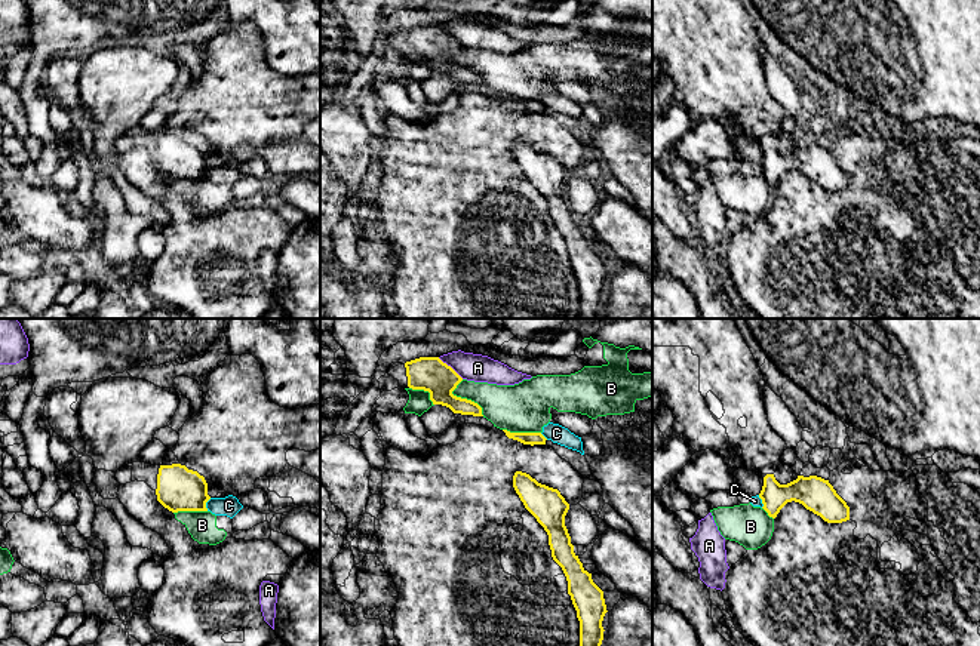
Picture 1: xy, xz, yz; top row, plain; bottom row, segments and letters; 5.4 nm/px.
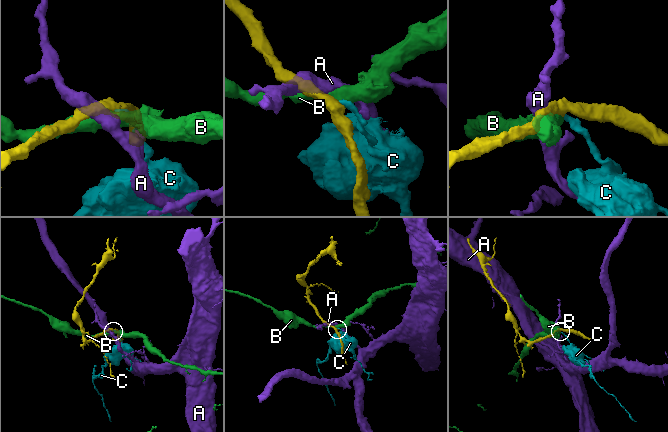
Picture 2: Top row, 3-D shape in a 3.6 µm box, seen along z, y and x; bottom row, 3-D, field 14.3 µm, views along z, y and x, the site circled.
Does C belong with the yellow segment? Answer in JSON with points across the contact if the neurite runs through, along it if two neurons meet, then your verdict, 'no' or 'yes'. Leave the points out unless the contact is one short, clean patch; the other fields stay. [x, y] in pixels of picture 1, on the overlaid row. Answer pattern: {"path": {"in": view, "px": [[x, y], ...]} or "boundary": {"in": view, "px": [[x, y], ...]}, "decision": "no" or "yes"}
{"boundary": {"in": "xy", "px": [[211, 498], [206, 503], [206, 510]]}, "decision": "no"}

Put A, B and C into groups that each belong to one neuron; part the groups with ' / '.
A / B / C

